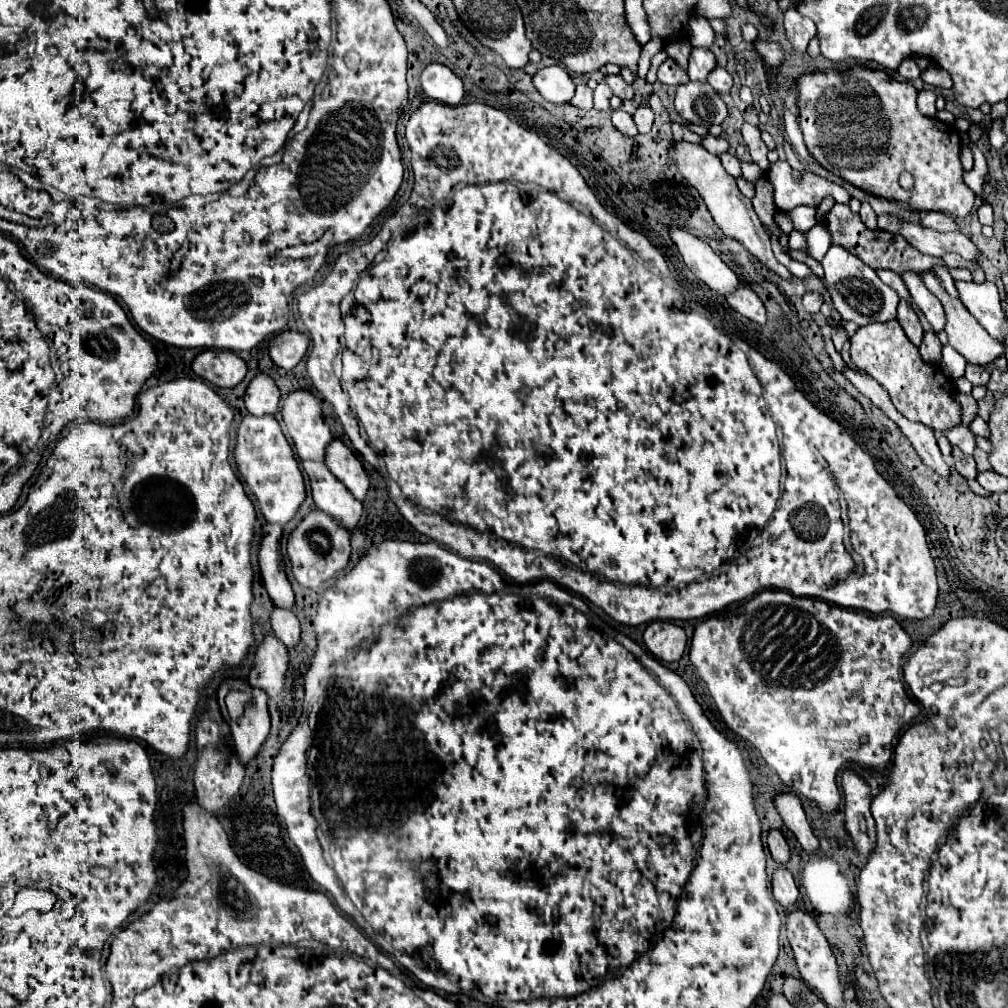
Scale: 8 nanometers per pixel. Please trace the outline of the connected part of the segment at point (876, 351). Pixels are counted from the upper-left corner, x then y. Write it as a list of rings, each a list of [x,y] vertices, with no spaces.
[[[897,320],[861,326],[851,336],[851,362],[873,376],[889,392],[895,408],[913,422],[923,422],[933,430],[949,430],[961,424],[961,406],[953,398],[955,386],[937,364],[921,358],[917,346],[909,342]]]

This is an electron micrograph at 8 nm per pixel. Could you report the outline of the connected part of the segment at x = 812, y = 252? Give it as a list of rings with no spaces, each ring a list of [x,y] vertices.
[[[813,226],[813,228],[805,234],[805,238],[807,238],[807,254],[821,262],[823,256],[827,254],[827,250],[829,250],[829,244],[831,244],[829,232],[825,232],[823,226]]]

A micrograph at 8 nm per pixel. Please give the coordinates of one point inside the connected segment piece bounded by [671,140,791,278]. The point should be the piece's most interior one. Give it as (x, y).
(734, 214)

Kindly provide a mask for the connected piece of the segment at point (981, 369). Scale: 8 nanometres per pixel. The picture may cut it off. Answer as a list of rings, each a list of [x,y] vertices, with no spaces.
[[[969,364],[967,366],[967,372],[965,372],[965,378],[973,384],[973,386],[985,386],[989,382],[989,370],[985,366],[973,366]]]

